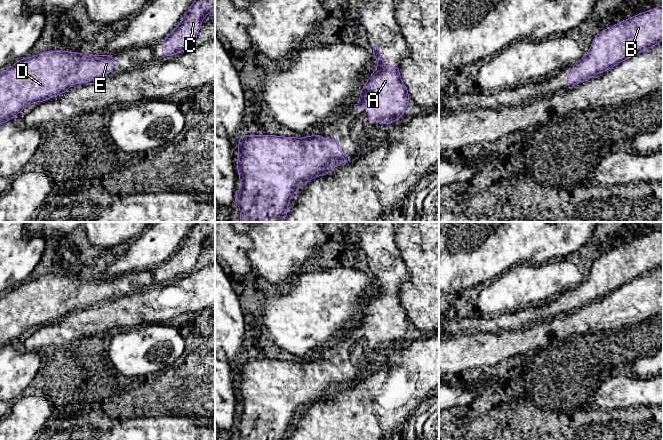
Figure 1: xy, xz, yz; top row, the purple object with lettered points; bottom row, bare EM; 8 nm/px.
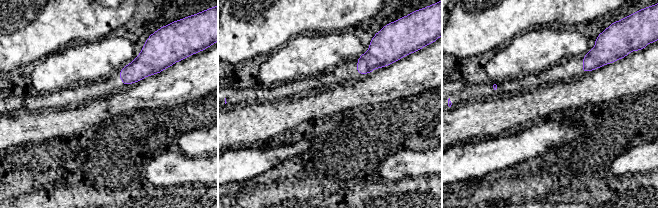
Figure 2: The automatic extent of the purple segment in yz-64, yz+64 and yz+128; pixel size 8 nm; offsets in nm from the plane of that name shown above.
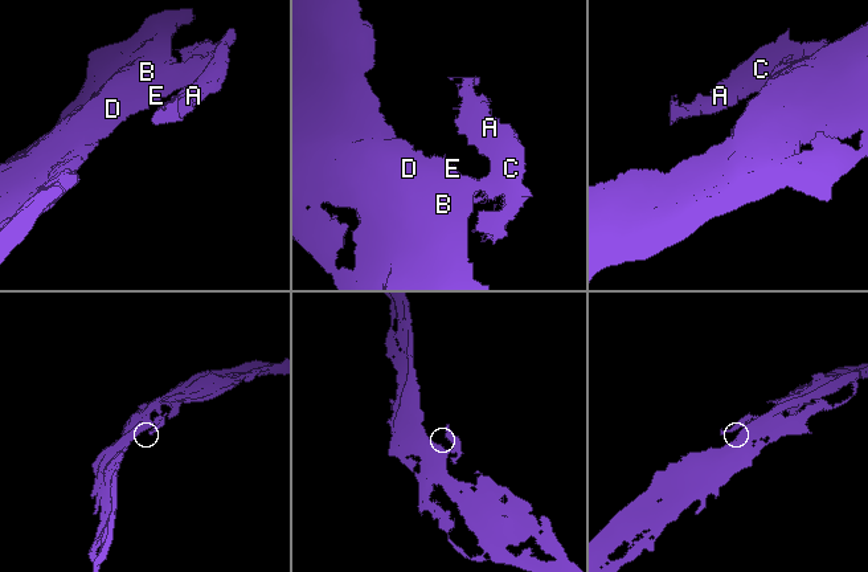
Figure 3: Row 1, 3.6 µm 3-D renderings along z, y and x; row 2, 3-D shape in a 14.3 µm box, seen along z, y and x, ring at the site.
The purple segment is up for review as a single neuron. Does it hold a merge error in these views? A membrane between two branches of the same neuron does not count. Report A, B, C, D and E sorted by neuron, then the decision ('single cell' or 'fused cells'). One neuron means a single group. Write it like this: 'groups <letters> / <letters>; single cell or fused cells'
groups A B C D E; single cell

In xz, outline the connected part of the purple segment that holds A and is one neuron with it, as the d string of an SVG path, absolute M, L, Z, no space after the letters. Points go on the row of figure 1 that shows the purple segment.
M374 44L371 49L377 61L377 68L361 89L359 99L354 107L367 108L368 119L381 124L391 124L401 118L409 104L409 94L406 85L402 82L398 66L385 66L380 54L380 48Z

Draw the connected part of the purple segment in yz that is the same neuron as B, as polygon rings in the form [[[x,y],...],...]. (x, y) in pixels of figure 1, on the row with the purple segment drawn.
[[[663,5],[623,20],[597,34],[589,52],[573,65],[567,84],[582,83],[663,41]]]

